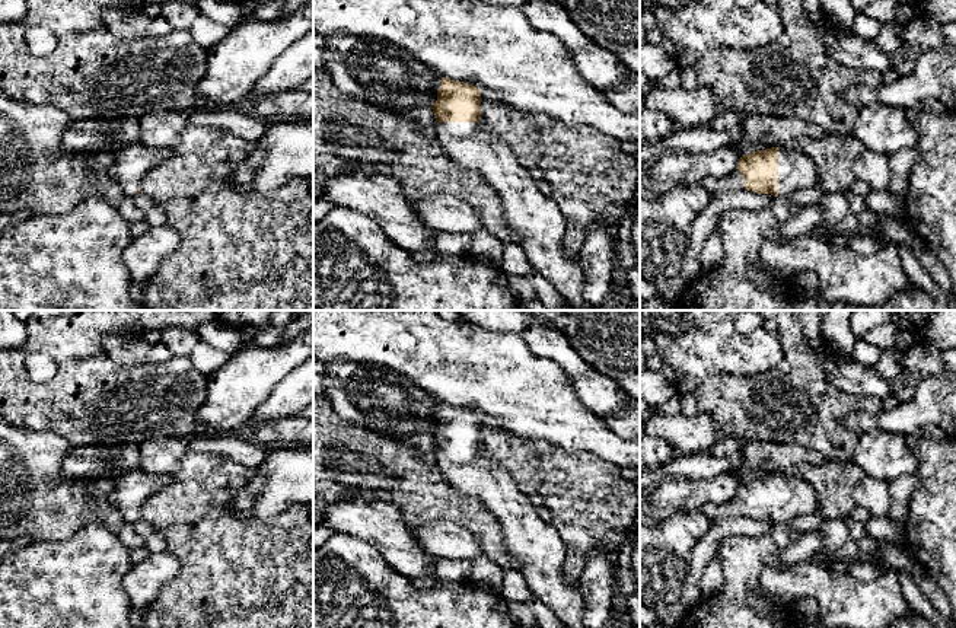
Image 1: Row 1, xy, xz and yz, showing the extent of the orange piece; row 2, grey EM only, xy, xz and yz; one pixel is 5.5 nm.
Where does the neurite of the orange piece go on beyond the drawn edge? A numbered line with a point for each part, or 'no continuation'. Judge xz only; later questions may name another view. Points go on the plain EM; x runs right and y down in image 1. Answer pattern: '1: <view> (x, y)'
1: xz (541, 551)

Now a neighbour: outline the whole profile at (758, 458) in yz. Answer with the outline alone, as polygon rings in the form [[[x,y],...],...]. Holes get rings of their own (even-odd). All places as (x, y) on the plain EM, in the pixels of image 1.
[[[742,441],[742,463],[730,472],[742,482],[771,474],[793,474],[803,465],[819,465],[828,458],[799,443]]]

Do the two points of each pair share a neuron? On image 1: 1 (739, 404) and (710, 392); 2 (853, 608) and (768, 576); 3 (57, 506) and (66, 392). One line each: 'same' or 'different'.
1: same
2: same
3: different

